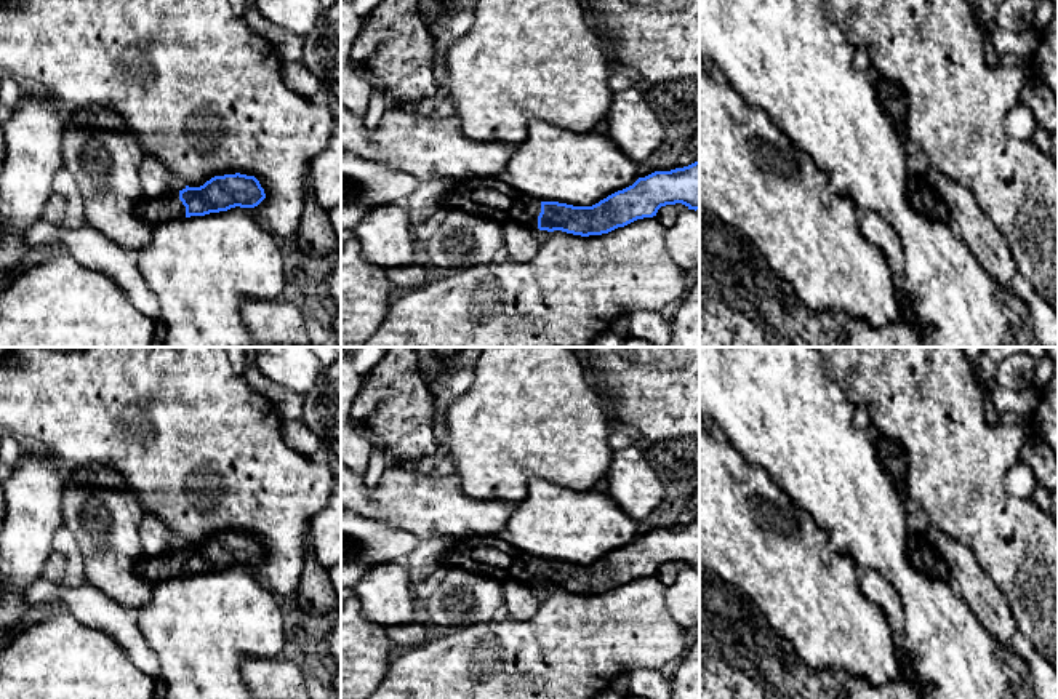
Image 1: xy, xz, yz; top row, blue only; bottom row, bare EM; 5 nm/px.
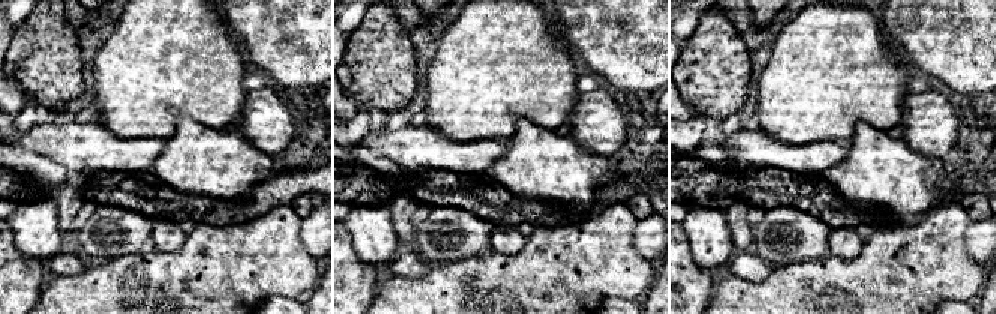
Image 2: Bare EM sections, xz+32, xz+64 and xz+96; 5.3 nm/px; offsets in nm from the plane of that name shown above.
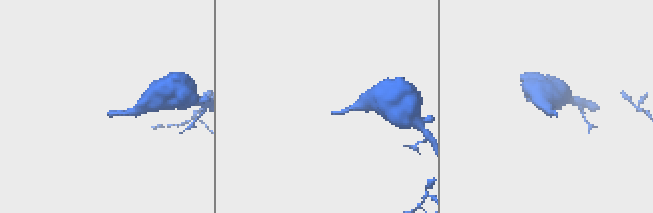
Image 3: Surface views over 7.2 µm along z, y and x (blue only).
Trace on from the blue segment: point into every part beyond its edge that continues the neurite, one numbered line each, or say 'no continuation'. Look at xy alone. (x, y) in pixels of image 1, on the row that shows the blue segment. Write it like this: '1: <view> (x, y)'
1: xy (159, 210)

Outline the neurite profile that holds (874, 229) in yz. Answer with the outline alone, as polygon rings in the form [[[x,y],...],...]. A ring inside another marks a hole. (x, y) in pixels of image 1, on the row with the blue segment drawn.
[[[861,211],[858,218],[864,240],[887,258],[898,280],[904,275],[904,253],[896,232],[874,211]]]

